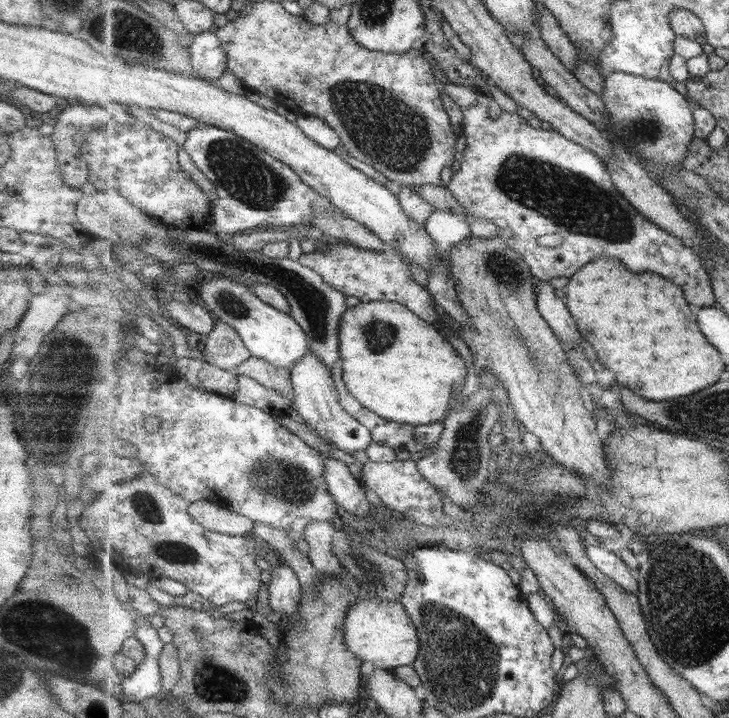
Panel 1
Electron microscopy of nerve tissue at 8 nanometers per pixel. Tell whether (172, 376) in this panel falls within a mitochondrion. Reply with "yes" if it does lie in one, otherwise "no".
no

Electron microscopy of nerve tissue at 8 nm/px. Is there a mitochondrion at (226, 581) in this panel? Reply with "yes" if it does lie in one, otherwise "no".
no

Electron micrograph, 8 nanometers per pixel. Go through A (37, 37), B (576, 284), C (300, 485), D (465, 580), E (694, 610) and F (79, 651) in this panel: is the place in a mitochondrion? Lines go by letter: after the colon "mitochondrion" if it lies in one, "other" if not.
A: other
B: other
C: mitochondrion
D: other
E: mitochondrion
F: mitochondrion

